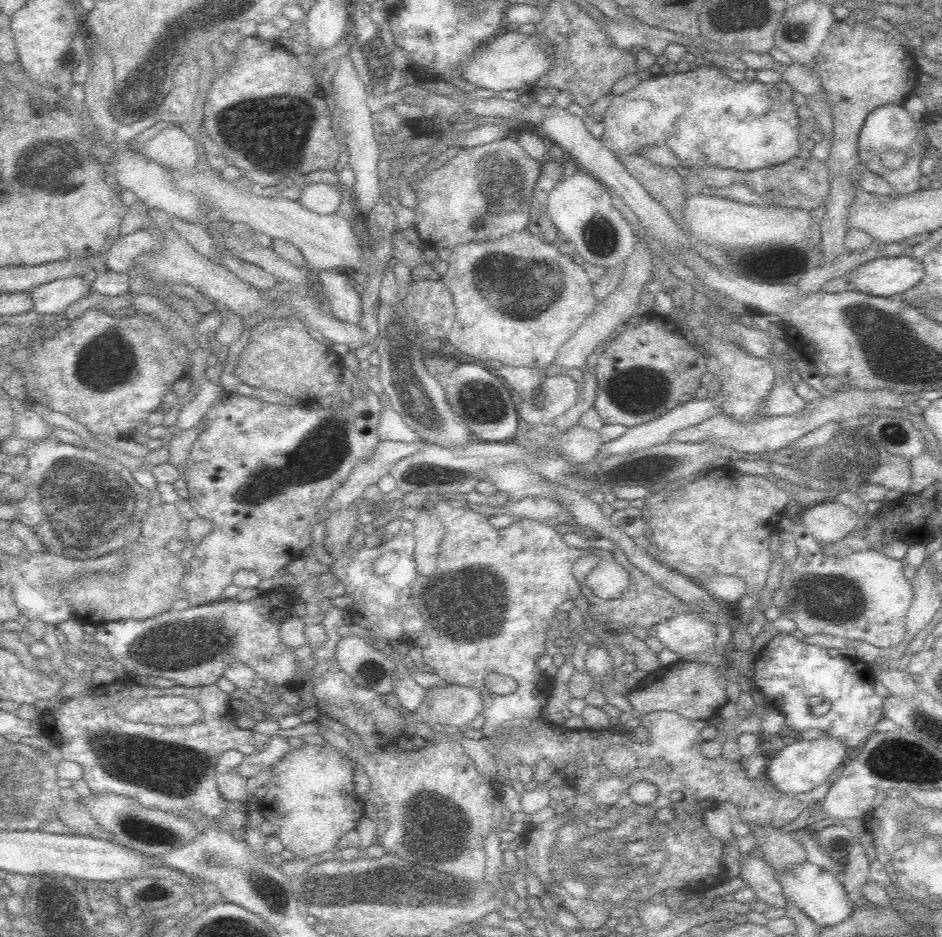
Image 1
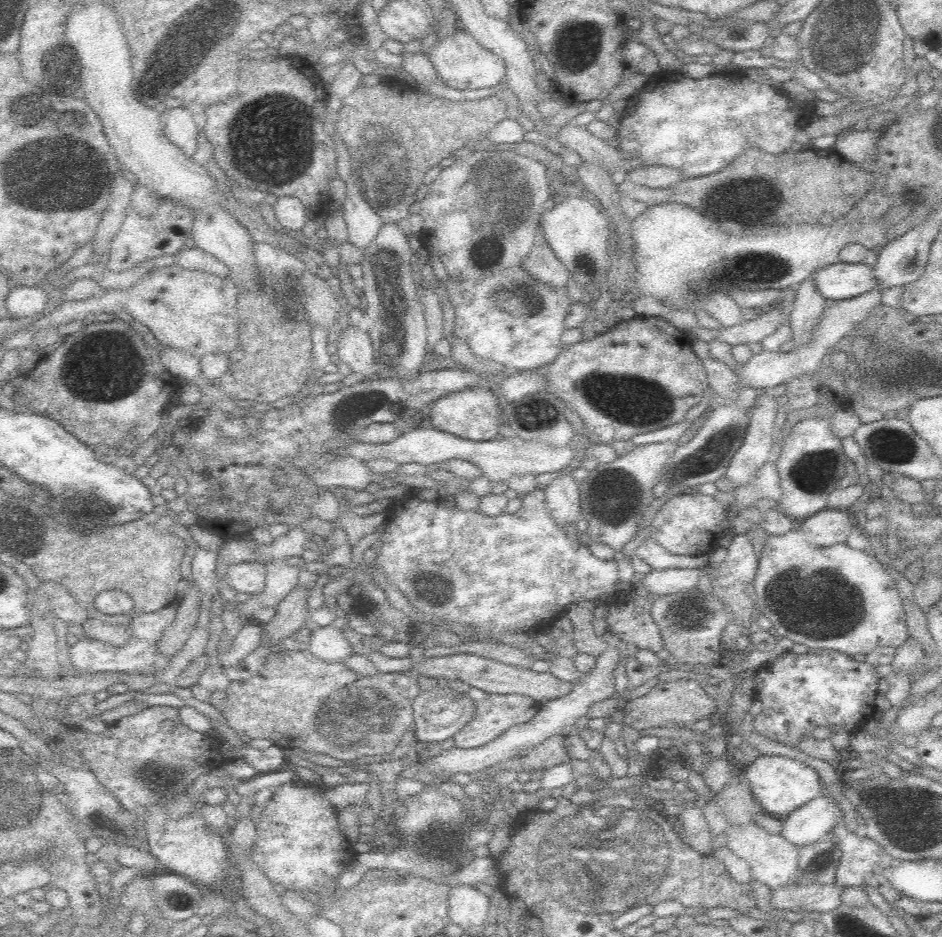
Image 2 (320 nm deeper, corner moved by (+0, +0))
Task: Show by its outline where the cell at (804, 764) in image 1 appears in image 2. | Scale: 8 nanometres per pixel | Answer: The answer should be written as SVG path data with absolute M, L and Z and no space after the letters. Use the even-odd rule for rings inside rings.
M773 749L752 750L749 759L741 767L741 772L743 780L750 785L755 801L759 803L764 814L781 820L823 794L825 789L818 772L808 763L779 756Z

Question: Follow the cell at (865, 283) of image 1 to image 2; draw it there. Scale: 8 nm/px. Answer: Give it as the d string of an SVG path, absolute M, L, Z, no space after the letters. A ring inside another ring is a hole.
M830 263L828 266L822 266L822 270L818 270L812 279L818 292L828 302L856 298L876 286L874 267L860 263Z

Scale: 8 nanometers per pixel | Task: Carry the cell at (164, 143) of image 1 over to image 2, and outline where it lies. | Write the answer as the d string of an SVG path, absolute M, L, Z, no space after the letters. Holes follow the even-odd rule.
M170 108L162 114L162 130L169 142L174 142L178 148L182 148L184 154L192 156L196 150L196 138L198 138L198 125L194 124L192 114L186 108Z

